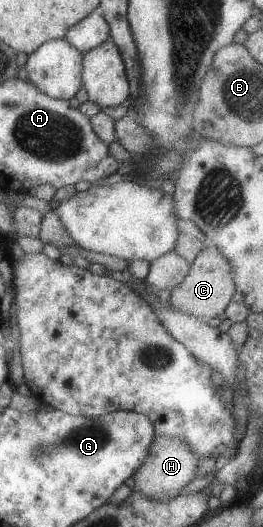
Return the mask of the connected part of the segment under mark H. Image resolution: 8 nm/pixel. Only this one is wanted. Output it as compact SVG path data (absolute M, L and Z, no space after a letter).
M154 436L143 465L133 474L133 490L145 497L151 497L151 499L175 497L181 493L181 489L187 485L187 481L196 477L197 460L197 457L185 445L185 441L179 441L174 437Z

